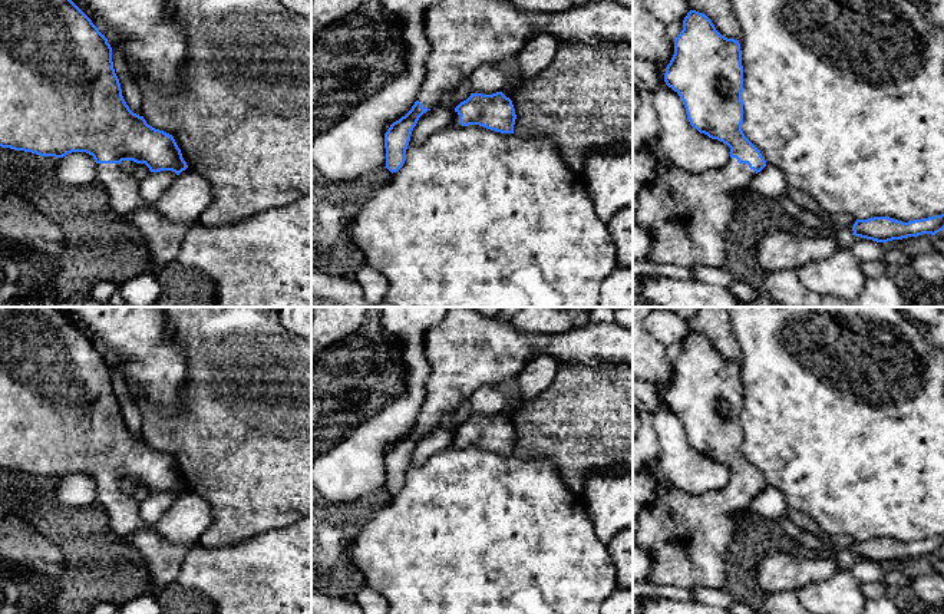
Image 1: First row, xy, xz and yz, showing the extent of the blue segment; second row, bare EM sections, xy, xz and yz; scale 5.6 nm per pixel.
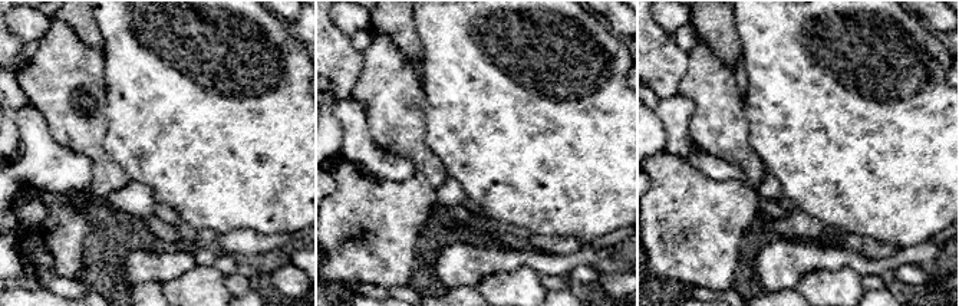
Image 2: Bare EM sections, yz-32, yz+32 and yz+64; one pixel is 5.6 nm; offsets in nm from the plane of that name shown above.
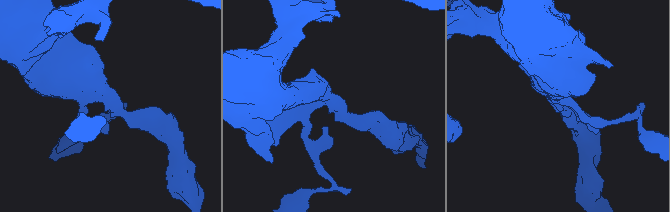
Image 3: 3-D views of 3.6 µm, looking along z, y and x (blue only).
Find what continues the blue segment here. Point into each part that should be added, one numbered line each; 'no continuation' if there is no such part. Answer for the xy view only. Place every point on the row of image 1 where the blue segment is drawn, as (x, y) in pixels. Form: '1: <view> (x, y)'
1: xy (122, 188)

